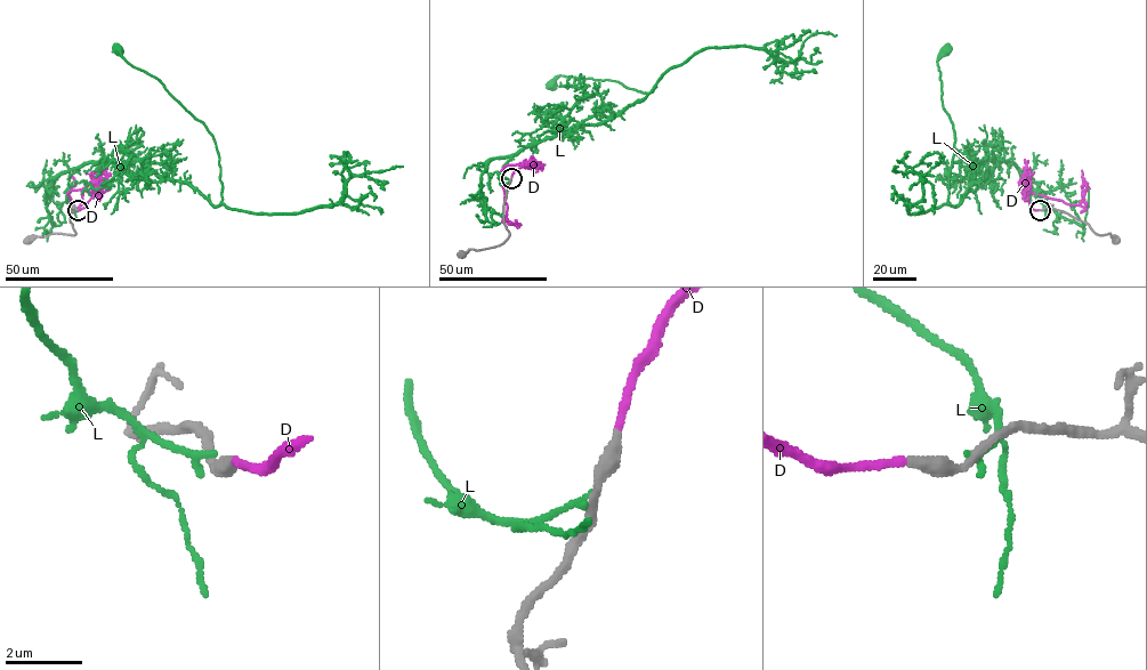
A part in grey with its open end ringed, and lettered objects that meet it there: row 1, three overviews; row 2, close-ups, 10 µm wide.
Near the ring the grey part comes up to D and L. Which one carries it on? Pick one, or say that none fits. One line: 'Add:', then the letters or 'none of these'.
Add: D

